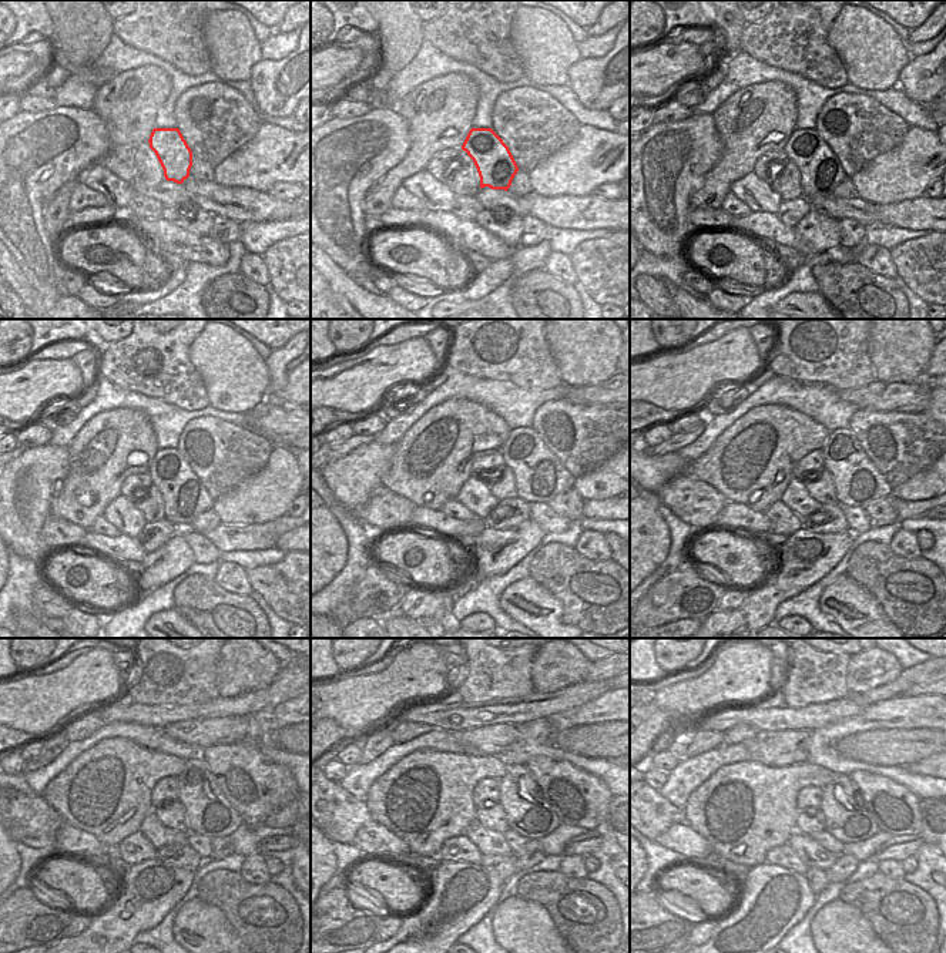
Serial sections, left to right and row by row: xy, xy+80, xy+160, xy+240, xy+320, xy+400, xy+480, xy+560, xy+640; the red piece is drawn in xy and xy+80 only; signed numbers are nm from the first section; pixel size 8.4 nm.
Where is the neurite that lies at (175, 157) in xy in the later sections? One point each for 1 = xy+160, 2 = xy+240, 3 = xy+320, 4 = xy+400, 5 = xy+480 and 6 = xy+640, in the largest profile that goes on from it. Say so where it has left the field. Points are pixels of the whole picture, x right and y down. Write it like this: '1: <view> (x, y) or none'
1: xy+160 (819, 170)
2: xy+240 (184, 496)
3: xy+320 (502, 487)
4: xy+400 (821, 489)
5: xy+480 (173, 815)
6: xy+640 (811, 821)

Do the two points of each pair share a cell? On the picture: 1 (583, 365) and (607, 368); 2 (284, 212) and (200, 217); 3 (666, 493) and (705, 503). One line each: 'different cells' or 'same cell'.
1: different cells
2: different cells
3: same cell

